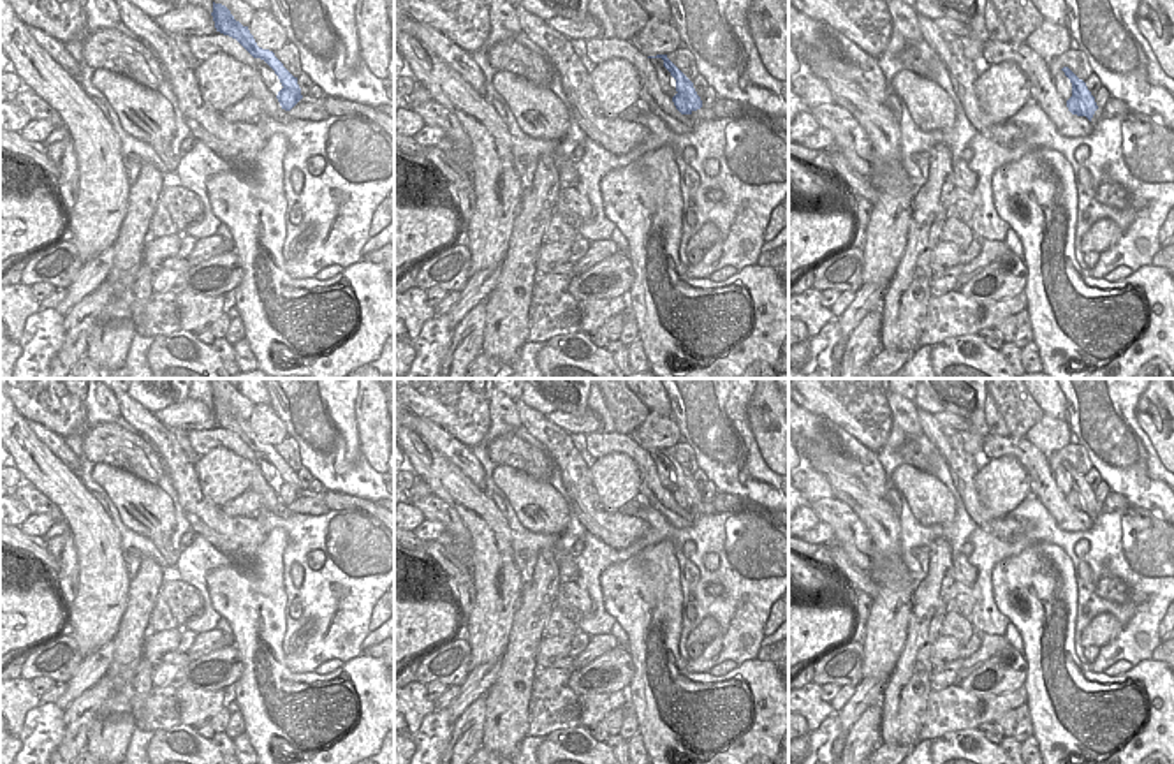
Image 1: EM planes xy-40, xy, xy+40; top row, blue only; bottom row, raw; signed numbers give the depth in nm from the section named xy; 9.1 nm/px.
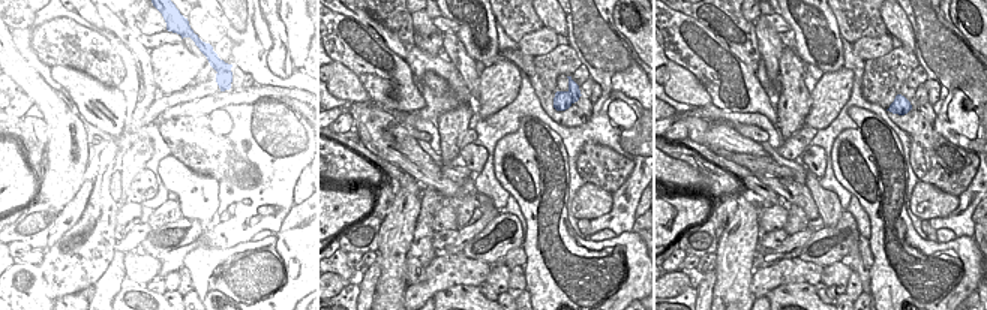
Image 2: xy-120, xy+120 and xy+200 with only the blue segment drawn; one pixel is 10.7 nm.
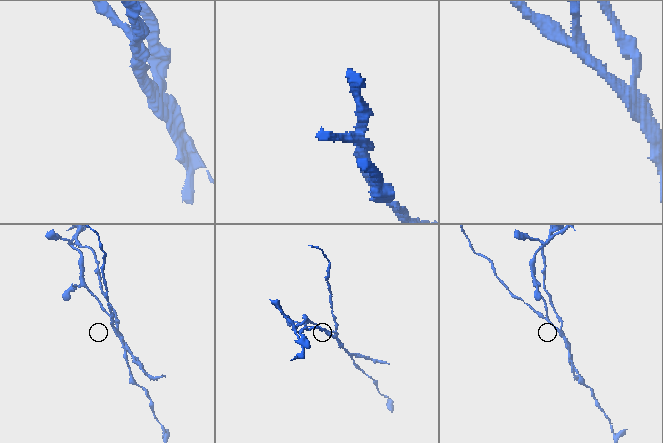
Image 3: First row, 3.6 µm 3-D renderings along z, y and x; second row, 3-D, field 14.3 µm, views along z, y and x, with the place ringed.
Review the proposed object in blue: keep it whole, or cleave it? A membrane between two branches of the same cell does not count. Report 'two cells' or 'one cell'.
two cells

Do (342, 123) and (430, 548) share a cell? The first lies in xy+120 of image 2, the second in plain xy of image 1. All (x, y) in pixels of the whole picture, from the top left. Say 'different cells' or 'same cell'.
different cells

